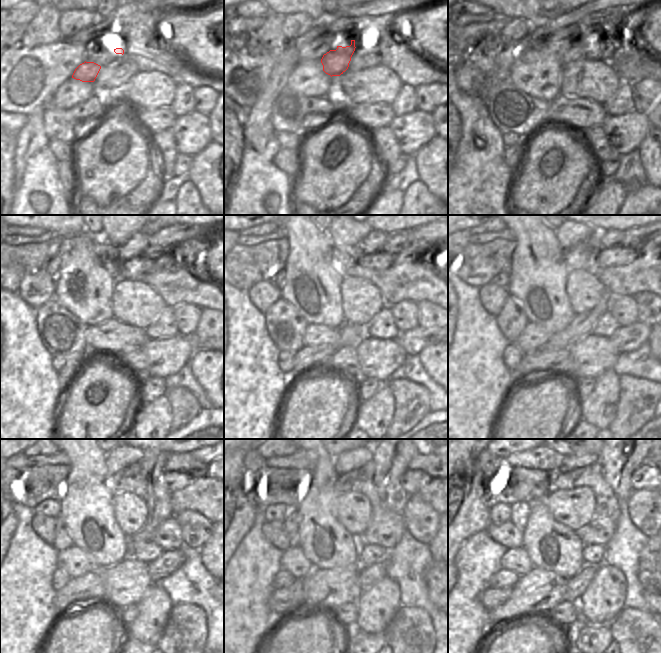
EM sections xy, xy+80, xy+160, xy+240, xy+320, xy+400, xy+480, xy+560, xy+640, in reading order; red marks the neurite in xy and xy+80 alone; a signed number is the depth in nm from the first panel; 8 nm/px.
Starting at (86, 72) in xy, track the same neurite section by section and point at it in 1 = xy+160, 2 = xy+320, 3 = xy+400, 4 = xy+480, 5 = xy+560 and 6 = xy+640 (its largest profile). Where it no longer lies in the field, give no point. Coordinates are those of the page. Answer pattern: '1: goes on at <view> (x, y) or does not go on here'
1: goes on at xy+160 (570, 49)
2: goes on at xy+320 (378, 260)
3: goes on at xy+400 (618, 256)
4: goes on at xy+480 (174, 481)
5: goes on at xy+560 (412, 481)
6: goes on at xy+640 (648, 475)

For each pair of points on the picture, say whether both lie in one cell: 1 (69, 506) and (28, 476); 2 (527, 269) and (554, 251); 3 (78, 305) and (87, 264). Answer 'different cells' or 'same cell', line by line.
1: different cells
2: same cell
3: same cell

